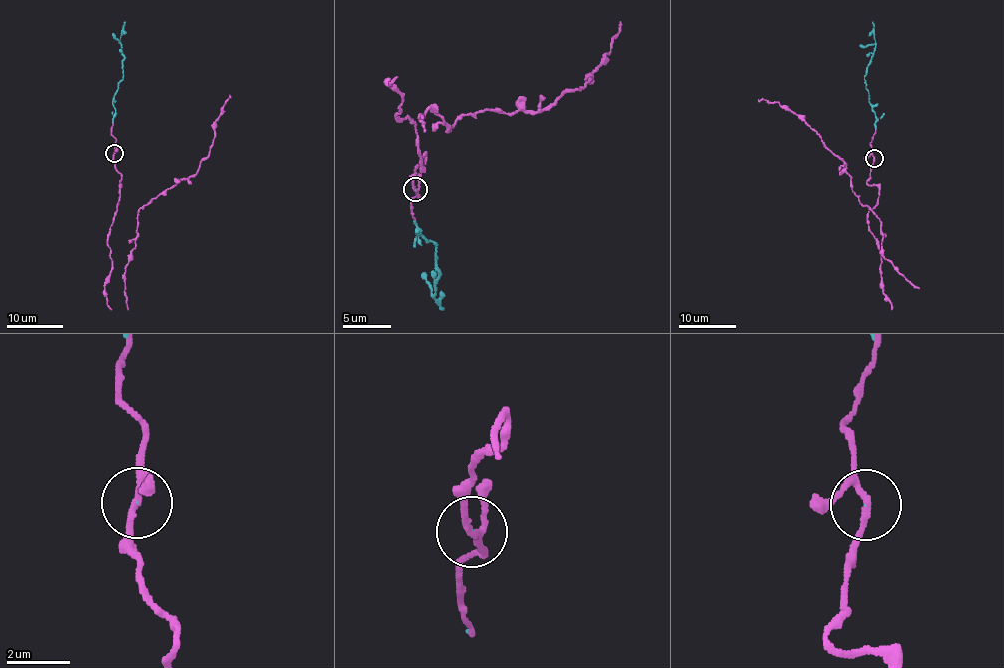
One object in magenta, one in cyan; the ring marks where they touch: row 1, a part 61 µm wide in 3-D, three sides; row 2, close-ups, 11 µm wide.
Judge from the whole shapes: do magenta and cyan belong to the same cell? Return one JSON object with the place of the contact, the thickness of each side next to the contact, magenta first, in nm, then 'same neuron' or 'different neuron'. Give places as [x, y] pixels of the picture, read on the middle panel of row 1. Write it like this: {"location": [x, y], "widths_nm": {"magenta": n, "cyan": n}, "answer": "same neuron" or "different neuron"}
{"location": [415, 189], "widths_nm": {"magenta": 150, "cyan": 30}, "answer": "same neuron"}

